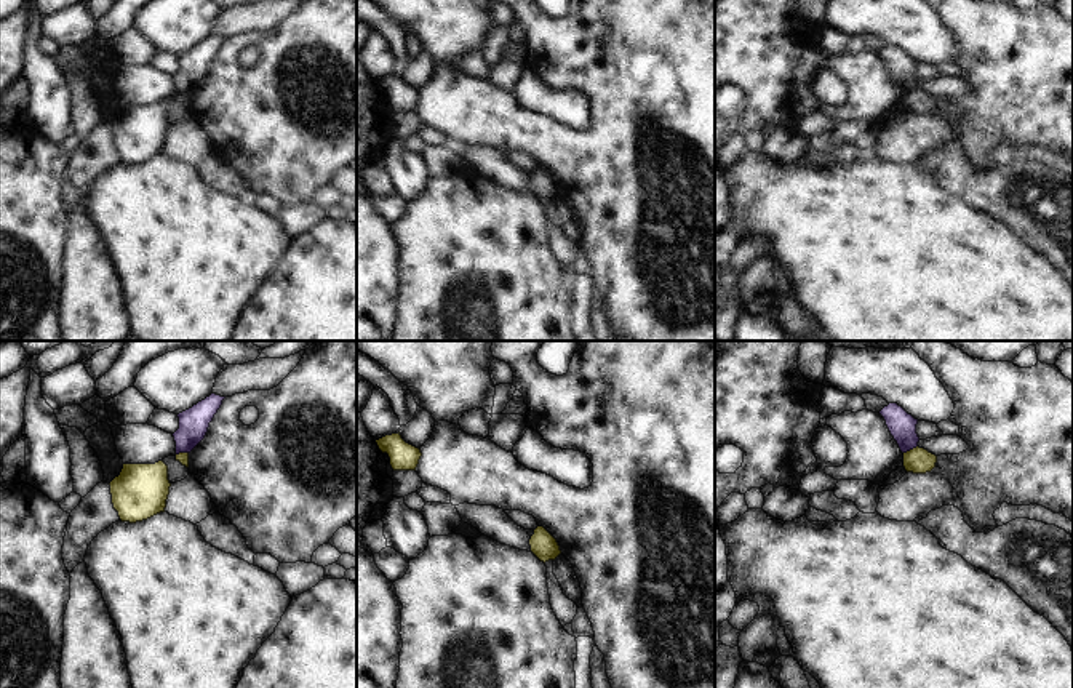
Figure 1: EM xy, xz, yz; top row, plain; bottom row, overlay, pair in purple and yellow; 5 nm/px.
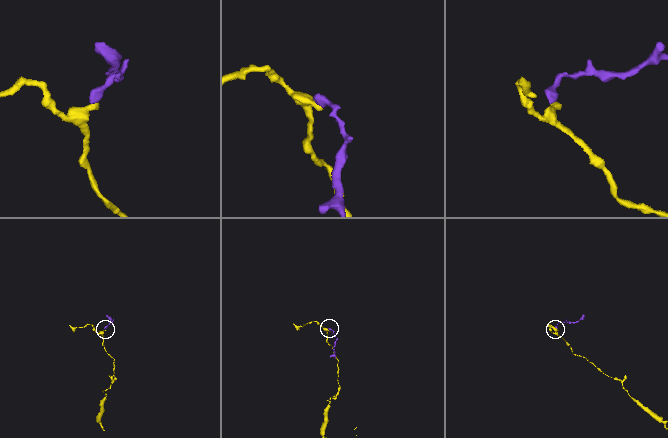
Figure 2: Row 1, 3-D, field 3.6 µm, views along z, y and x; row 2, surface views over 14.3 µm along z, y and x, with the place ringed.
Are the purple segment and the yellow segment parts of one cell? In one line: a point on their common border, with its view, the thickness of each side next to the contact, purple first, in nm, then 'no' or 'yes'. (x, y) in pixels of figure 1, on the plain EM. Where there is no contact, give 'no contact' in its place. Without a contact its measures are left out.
yz (910, 90) | 140/130 nm | no

